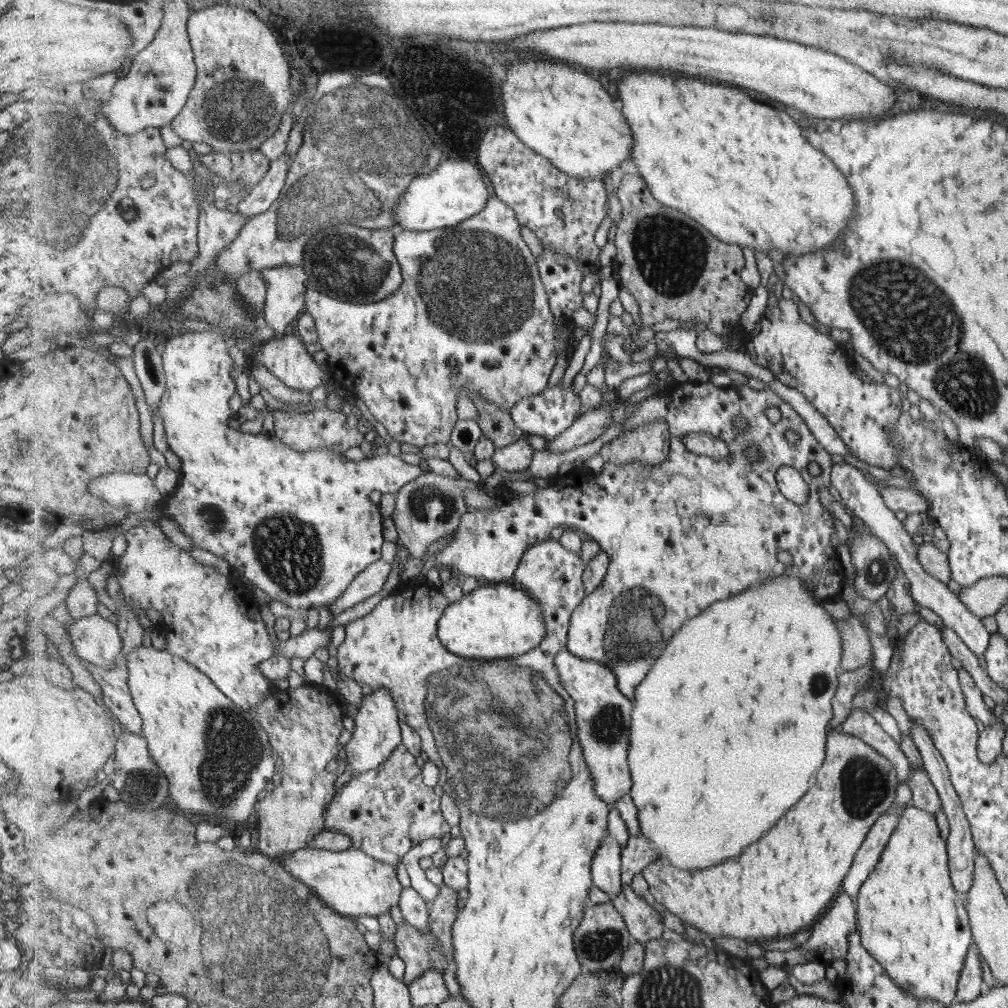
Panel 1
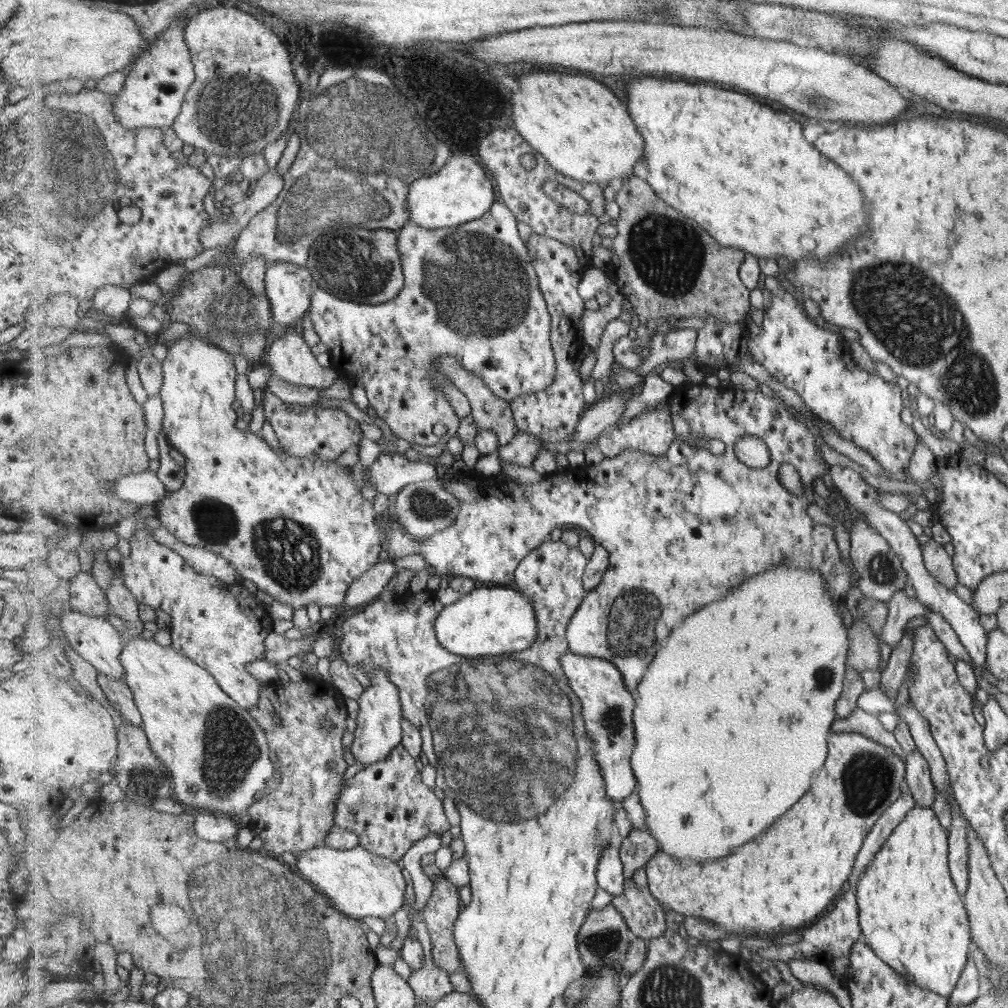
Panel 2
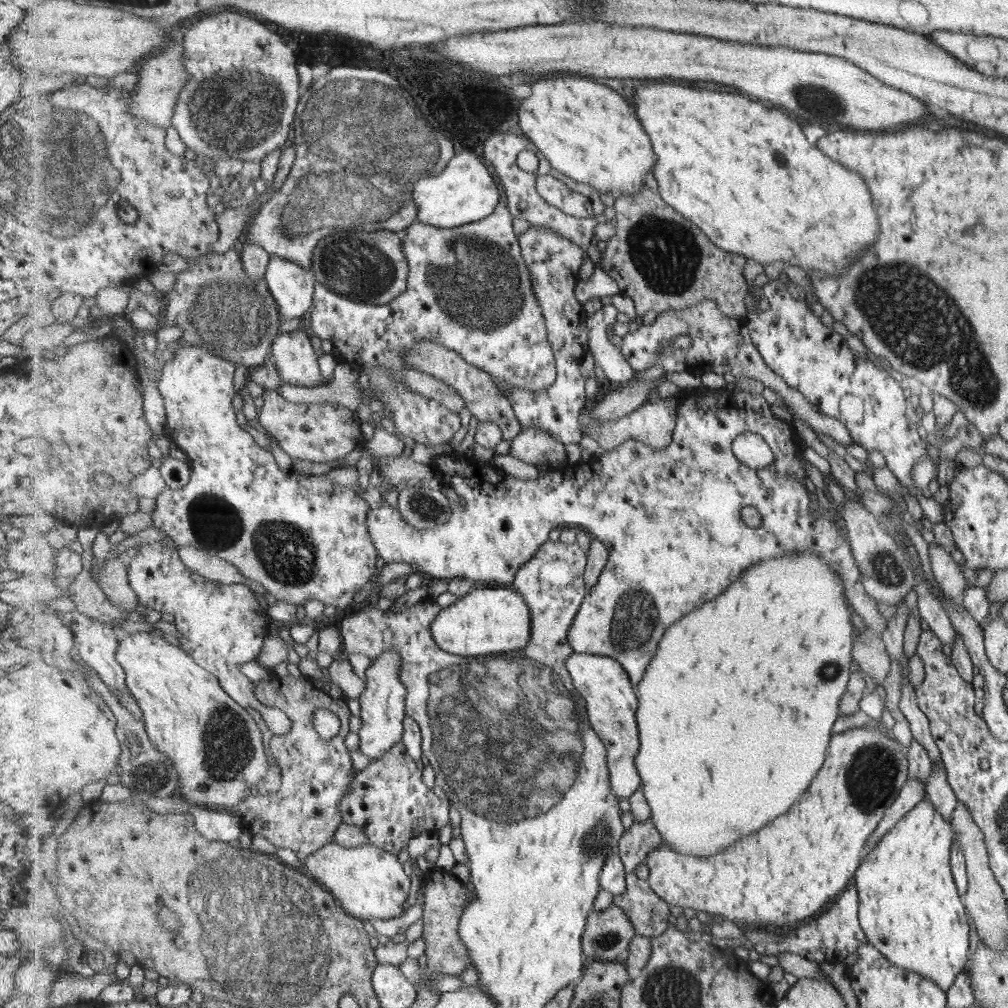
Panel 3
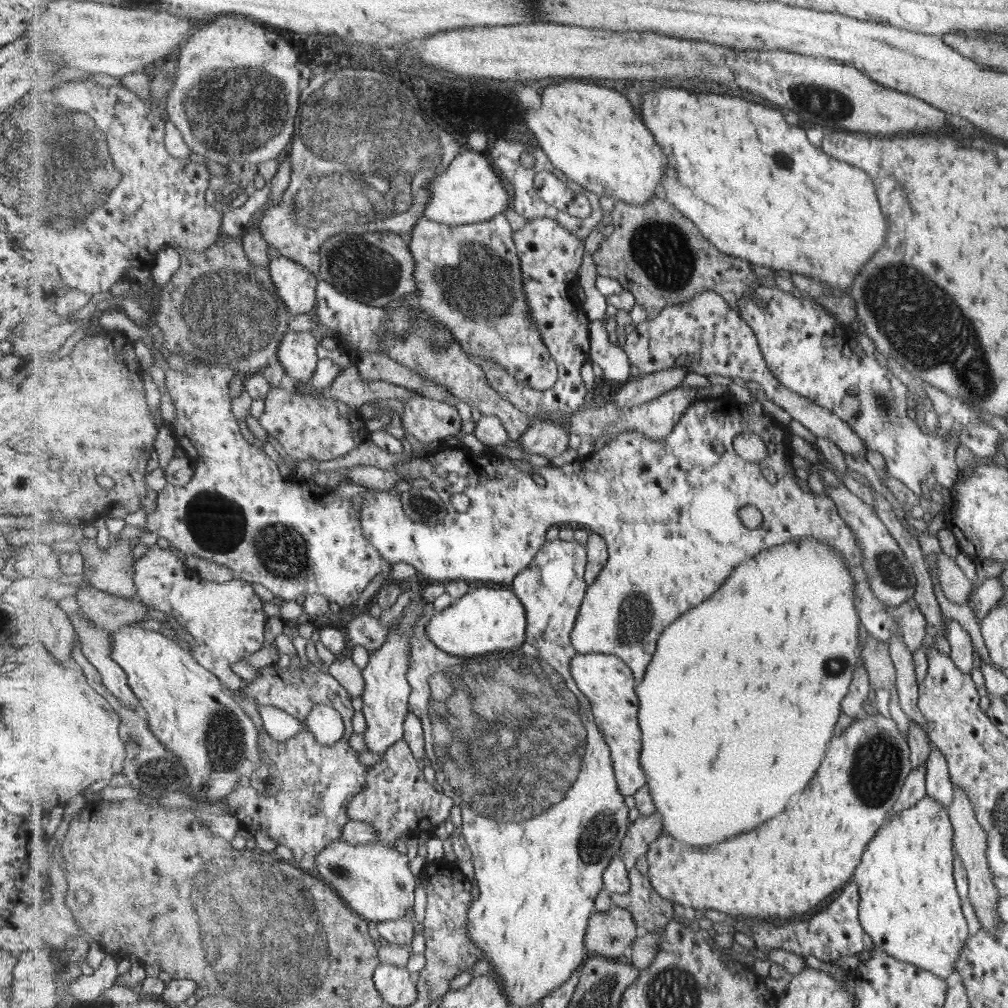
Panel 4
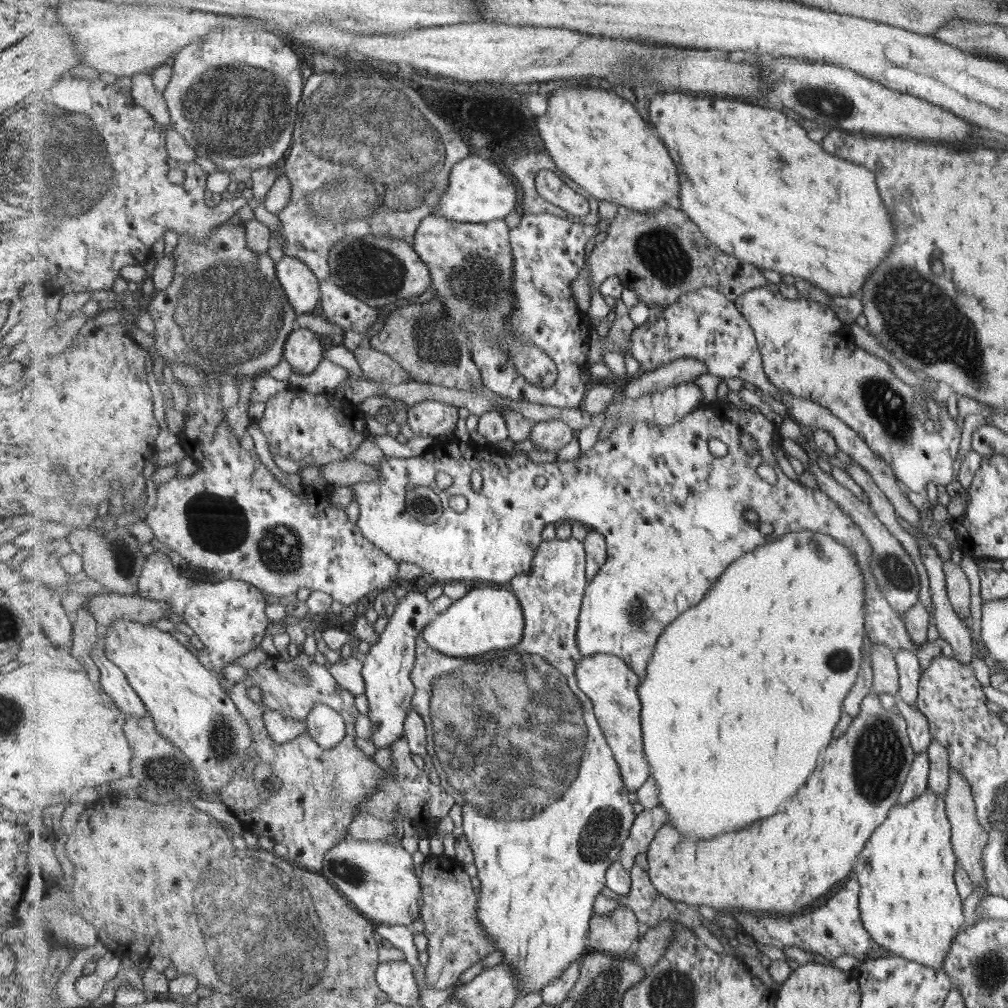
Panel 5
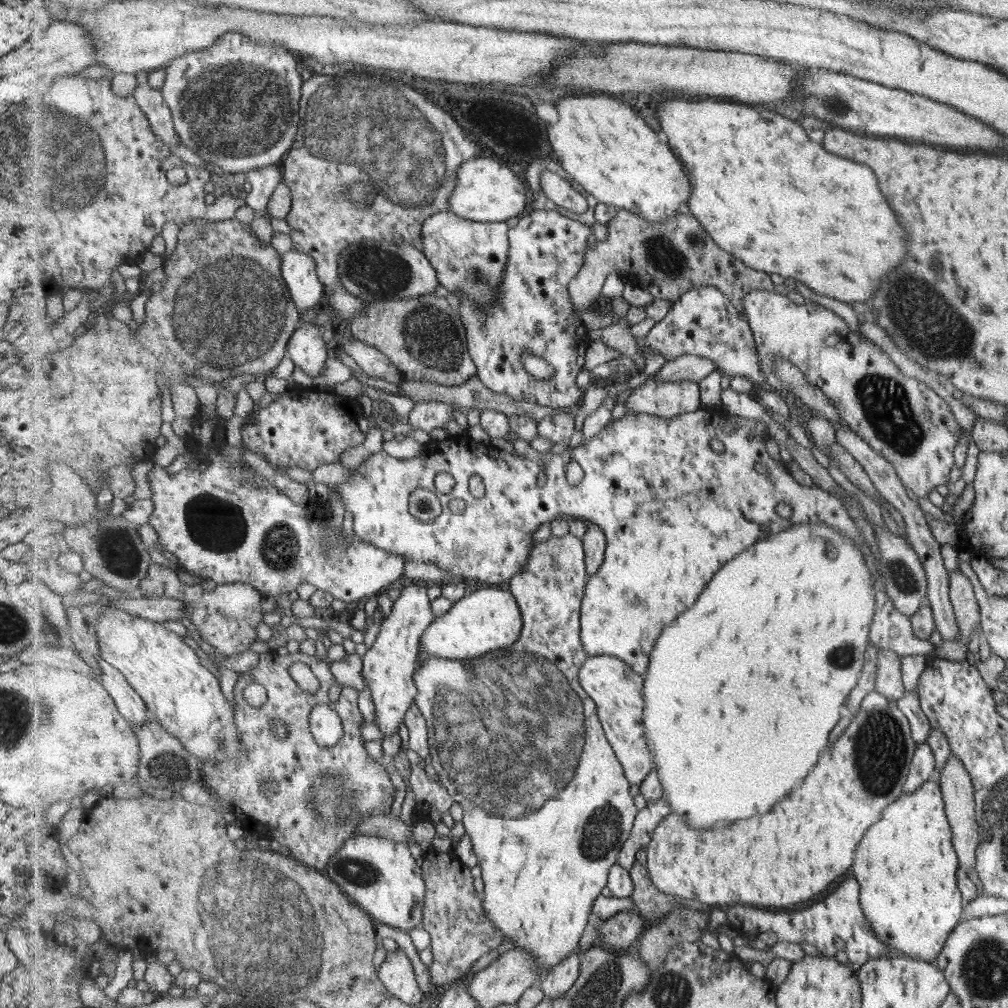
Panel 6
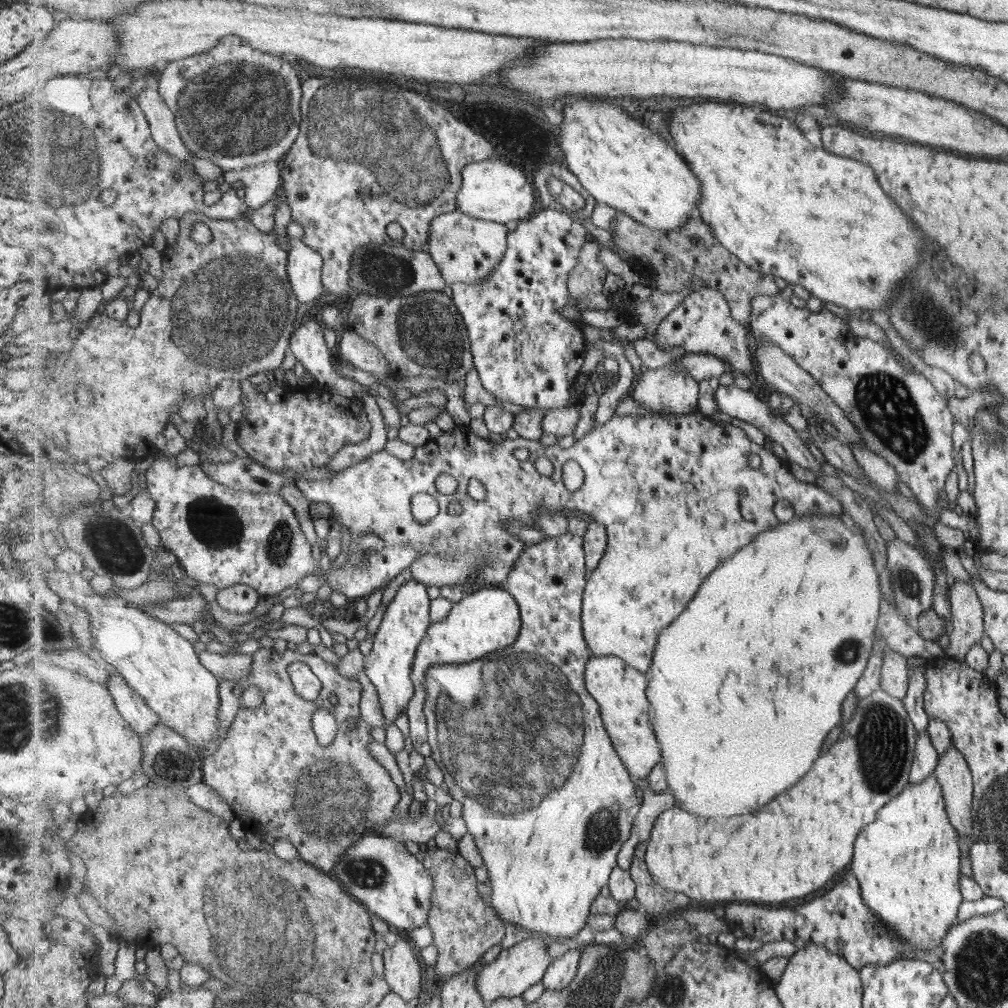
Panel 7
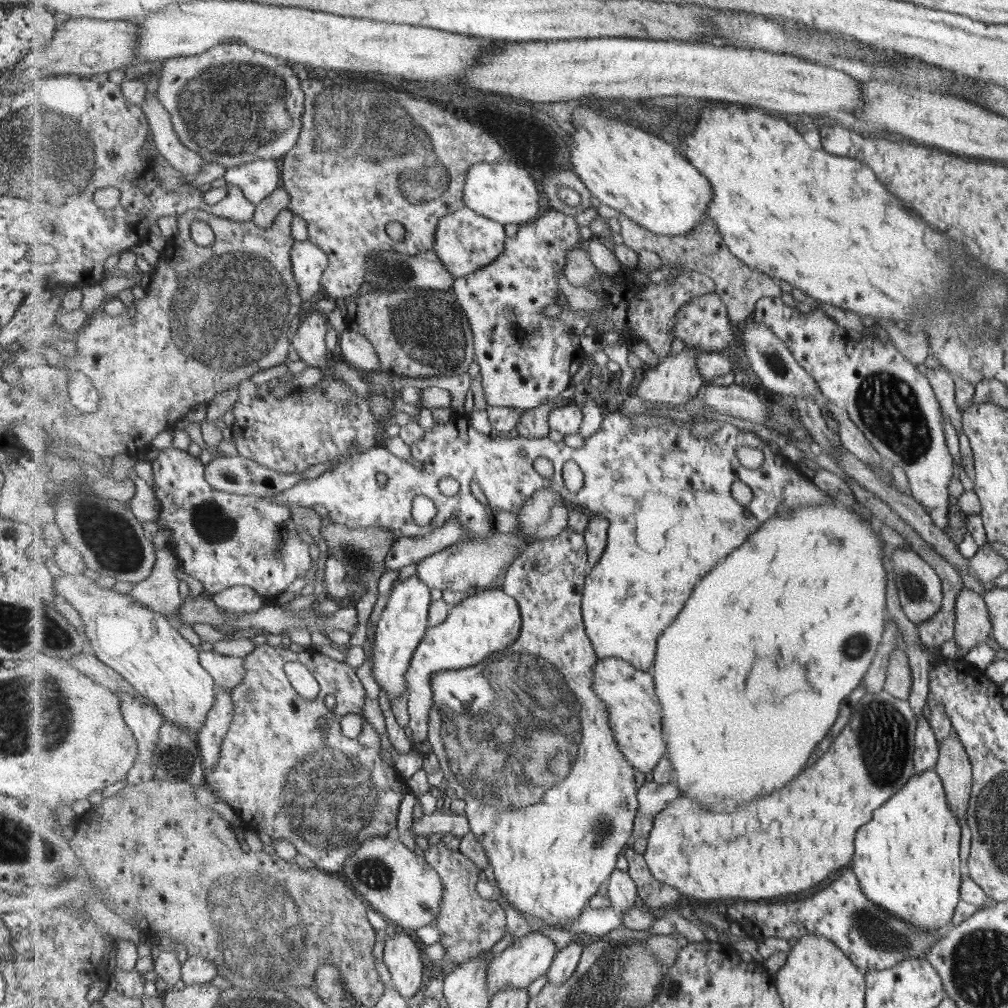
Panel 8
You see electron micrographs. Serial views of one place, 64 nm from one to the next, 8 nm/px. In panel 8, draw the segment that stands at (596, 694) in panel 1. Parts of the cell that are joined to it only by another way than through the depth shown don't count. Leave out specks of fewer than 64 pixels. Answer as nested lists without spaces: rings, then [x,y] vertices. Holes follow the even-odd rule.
[[[602,658],[595,665],[594,692],[603,698],[603,702],[607,702],[607,710],[611,712],[611,726],[614,727],[619,746],[639,777],[652,772],[667,754],[663,706],[655,695],[654,681],[650,671],[639,670],[622,658]]]

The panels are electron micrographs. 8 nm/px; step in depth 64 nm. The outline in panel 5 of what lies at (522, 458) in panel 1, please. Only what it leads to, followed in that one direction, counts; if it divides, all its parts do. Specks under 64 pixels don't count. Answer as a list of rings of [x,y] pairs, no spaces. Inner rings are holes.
[[[560,419],[539,421],[531,431],[531,440],[543,452],[553,452],[565,448],[573,440],[571,426]]]

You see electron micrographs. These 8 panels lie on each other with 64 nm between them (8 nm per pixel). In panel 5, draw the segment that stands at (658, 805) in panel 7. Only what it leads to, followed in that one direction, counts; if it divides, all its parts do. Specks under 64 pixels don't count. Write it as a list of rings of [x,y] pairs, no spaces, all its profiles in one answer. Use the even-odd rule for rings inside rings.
[[[661,805],[653,810],[644,809],[636,815],[631,834],[618,854],[619,860],[627,870],[630,871],[636,865],[636,858],[641,852],[648,852],[656,834],[666,826],[669,819],[669,812]]]

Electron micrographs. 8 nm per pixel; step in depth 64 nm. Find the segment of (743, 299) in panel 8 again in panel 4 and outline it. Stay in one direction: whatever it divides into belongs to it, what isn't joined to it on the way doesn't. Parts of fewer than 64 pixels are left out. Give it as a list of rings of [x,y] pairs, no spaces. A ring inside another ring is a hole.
[[[655,196],[642,206],[618,201],[611,215],[614,231],[592,255],[596,276],[619,280],[621,286],[634,295],[636,303],[646,310],[663,310],[683,304],[697,294],[703,294],[705,289],[712,289],[721,294],[733,310],[739,311],[738,303],[749,286],[757,282],[751,262],[719,250],[667,198]]]

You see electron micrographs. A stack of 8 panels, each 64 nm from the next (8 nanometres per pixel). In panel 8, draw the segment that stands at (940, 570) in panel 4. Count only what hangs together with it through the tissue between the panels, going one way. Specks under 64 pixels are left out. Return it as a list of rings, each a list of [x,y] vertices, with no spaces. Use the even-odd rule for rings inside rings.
[[[963,587],[957,592],[953,603],[953,617],[953,642],[957,646],[955,654],[959,659],[973,646],[992,636],[987,606],[983,598],[973,590]]]

